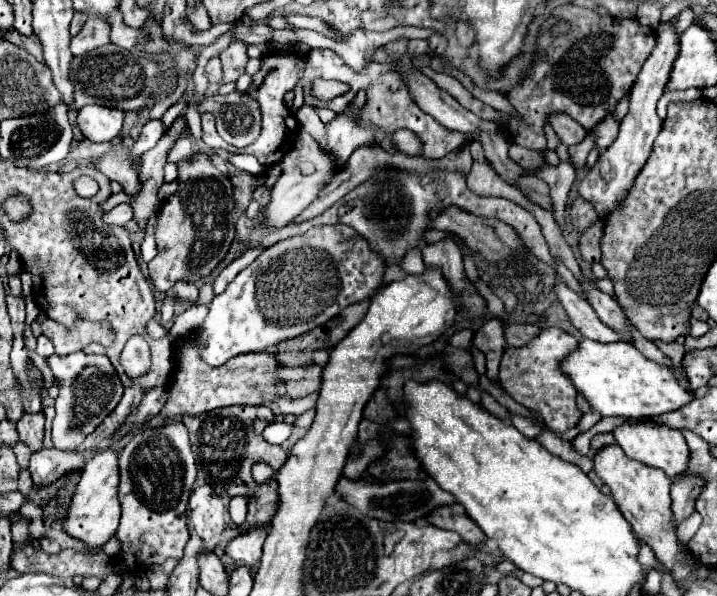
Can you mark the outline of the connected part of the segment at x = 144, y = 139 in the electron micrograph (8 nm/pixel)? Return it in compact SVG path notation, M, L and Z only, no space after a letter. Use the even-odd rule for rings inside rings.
M149 120L149 122L143 126L141 136L139 136L139 140L135 142L135 146L133 146L131 158L143 156L147 150L151 150L151 148L157 144L157 140L159 140L163 134L165 134L165 130L163 130L161 120Z

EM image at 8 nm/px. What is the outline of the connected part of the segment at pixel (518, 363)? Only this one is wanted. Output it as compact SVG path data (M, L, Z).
M559 328L543 330L537 340L531 340L527 348L507 348L503 352L501 370L499 370L499 382L503 390L521 406L535 410L543 416L545 424L551 430L563 432L567 428L575 428L579 420L583 418L583 412L577 408L577 390L573 382L565 376L561 370L561 362L565 356L569 356L573 350L577 350L579 338L569 336Z

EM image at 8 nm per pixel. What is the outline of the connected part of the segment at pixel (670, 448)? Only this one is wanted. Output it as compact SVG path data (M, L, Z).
M621 424L619 428L615 428L613 436L617 438L617 444L623 448L623 452L631 458L631 460L639 460L647 466L659 468L663 470L669 478L675 478L683 472L687 472L687 464L689 464L689 446L683 438L681 432L675 432L671 428L659 428L655 424Z

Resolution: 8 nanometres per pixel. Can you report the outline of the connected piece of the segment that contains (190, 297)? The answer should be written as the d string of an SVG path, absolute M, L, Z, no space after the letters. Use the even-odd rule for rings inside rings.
M177 282L171 292L173 292L173 296L175 296L177 300L181 300L181 302L191 302L191 304L195 304L195 300L199 298L199 290L197 290L195 284Z

